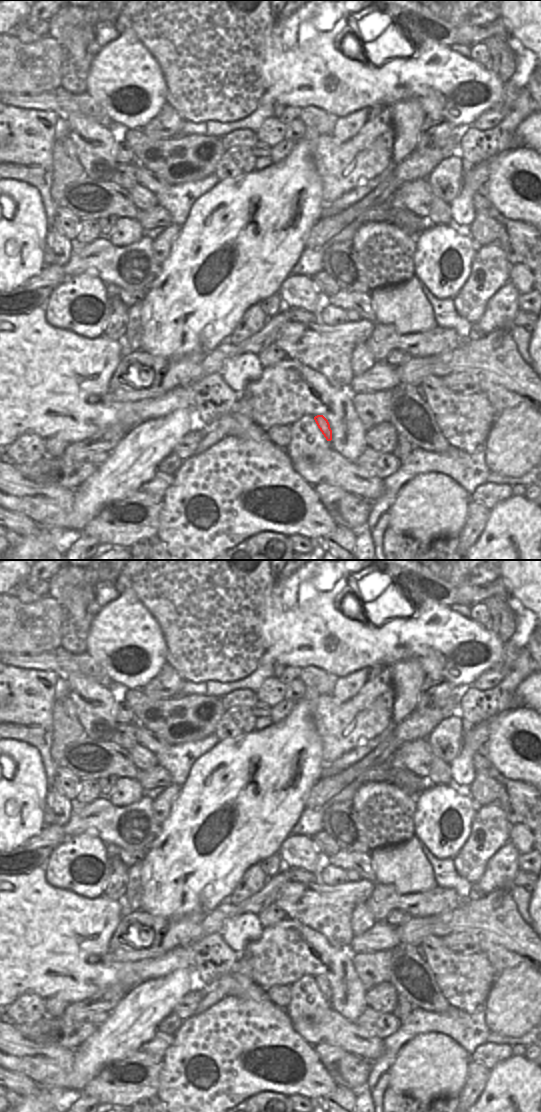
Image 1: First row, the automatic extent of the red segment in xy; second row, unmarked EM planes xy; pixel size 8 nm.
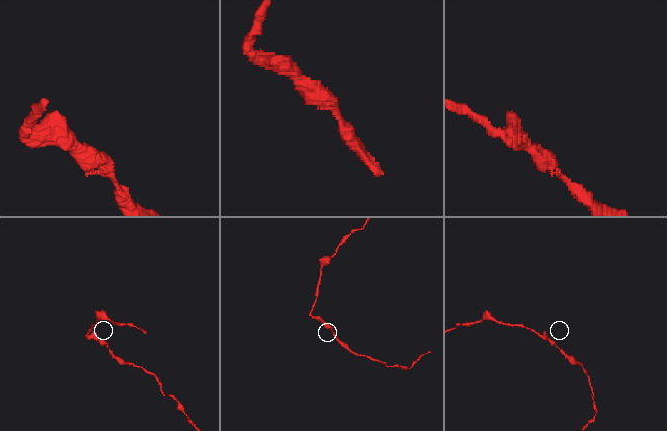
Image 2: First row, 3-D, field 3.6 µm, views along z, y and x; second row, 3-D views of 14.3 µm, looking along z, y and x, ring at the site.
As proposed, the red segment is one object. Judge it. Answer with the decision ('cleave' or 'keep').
keep

